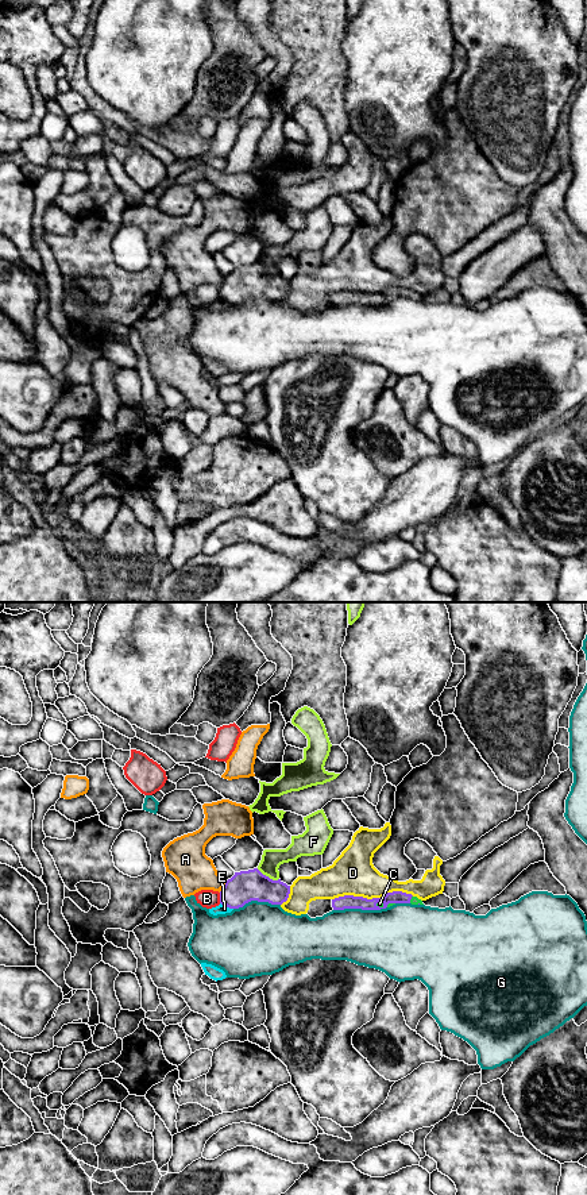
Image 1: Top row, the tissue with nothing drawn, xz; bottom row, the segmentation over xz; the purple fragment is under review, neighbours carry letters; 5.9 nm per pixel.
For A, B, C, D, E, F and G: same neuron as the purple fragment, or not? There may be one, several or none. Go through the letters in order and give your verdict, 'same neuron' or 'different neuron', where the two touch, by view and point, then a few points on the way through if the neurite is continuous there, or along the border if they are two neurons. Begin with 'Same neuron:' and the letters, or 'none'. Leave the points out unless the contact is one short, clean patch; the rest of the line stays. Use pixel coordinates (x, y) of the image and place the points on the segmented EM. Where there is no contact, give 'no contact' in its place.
Same neuron: C
A: different neuron; meets purple in xz at (223, 887)
B: different neuron; meets purple in xz at (220, 898)
C: same neuron; meets purple in xz at (379, 901); runs through xz (396, 897), (379, 901), (379, 904)
D: different neuron; meets purple in xz at (373, 898)
E: different neuron; meets purple in xz at (227, 906); border along xz (220, 902), (232, 909)
F: different neuron; meets purple in xz at (267, 877); border along xz (257, 868), (270, 878), (278, 879)
G: different neuron; meets purple in xz at (359, 908)

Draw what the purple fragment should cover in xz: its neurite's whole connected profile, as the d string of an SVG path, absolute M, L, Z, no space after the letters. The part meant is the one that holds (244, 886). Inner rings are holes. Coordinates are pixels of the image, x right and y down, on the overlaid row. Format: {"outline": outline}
{"outline": "M258 868L235 872L220 891L220 903L229 909L243 907L251 901L282 905L287 901L290 886L273 880Z"}

